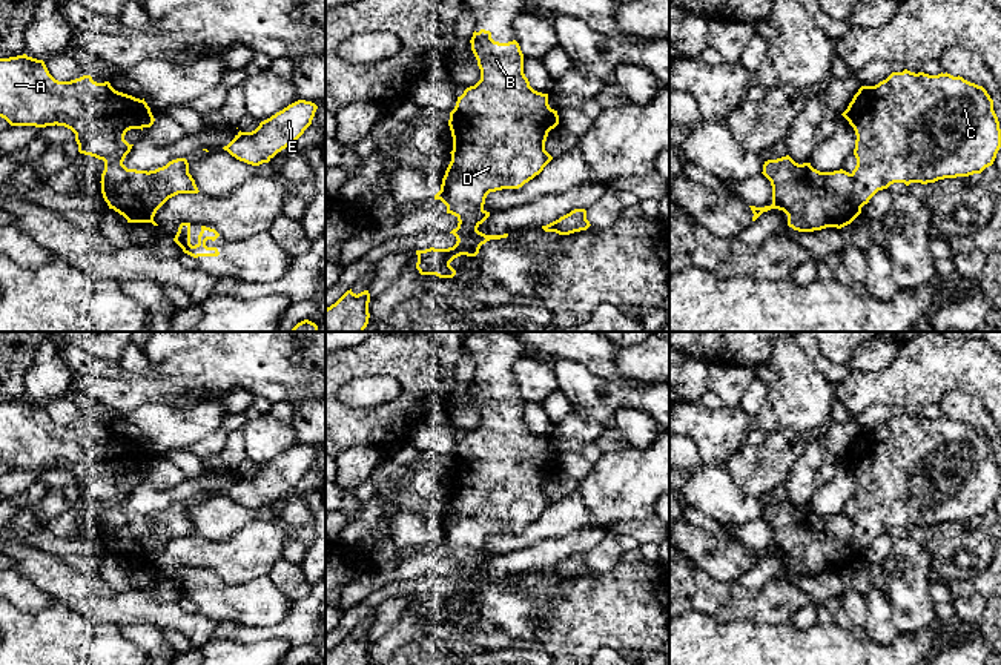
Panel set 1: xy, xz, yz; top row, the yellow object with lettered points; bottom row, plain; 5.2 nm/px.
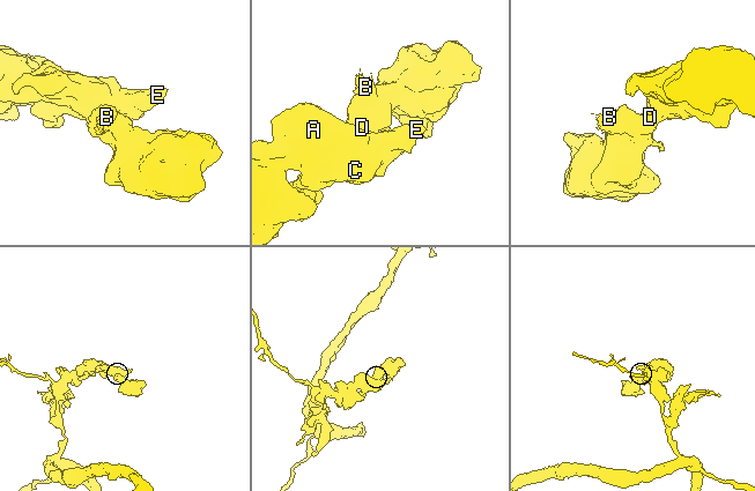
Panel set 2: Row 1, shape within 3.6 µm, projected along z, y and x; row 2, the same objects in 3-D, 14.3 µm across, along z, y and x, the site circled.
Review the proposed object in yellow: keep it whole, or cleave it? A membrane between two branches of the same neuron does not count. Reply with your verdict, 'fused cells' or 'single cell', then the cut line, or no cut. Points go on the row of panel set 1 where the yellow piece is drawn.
single cell; cut none

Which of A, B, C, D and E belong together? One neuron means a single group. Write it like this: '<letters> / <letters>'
A B C D E

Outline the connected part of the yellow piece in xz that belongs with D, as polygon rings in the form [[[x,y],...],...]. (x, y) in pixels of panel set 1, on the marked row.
[[[485,29],[474,31],[470,43],[481,69],[481,80],[458,97],[456,106],[450,112],[451,161],[442,178],[441,190],[434,195],[434,200],[441,200],[447,206],[447,213],[458,218],[458,227],[450,232],[458,241],[448,249],[416,250],[416,269],[421,275],[453,278],[456,270],[450,263],[454,258],[476,256],[487,241],[507,238],[508,233],[485,235],[477,230],[490,217],[490,212],[484,209],[487,195],[522,187],[553,160],[545,151],[545,141],[548,132],[559,124],[559,115],[550,108],[548,94],[530,86],[524,74],[524,54],[519,43],[516,40],[494,41],[491,32]]]

